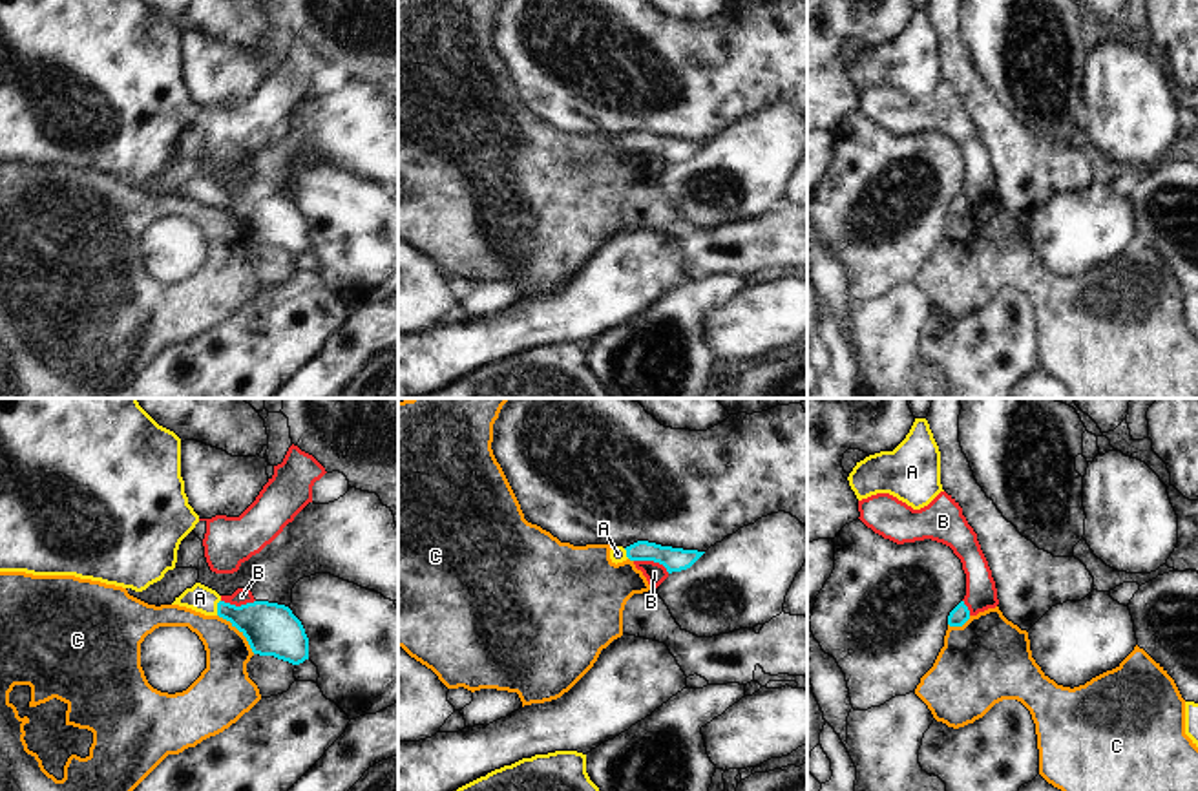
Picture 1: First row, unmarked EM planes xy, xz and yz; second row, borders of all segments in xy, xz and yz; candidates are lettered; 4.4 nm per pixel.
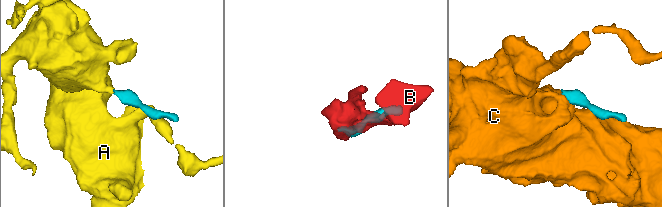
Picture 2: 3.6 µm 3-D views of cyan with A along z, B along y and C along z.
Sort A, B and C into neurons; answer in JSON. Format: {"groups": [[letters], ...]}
{"groups": [["A"], ["B"], ["C"]]}

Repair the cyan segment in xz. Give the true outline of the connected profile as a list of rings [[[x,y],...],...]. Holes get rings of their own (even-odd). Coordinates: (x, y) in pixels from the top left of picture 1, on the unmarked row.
[[[637,132],[626,139],[612,137],[612,153],[654,152],[667,159],[668,164],[690,159],[705,142],[661,137],[648,132]]]

